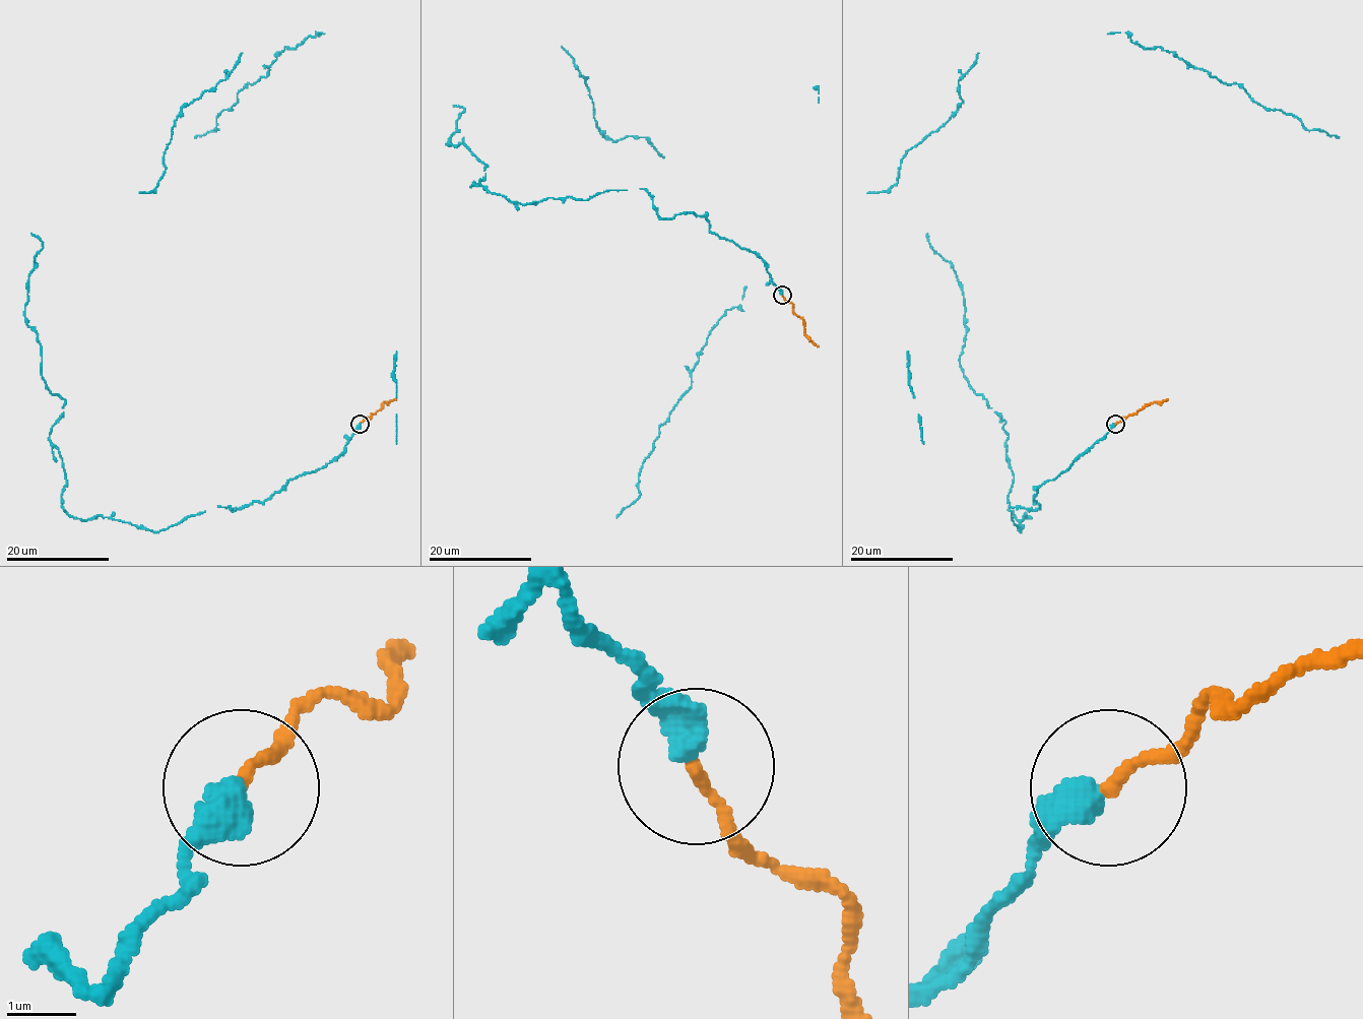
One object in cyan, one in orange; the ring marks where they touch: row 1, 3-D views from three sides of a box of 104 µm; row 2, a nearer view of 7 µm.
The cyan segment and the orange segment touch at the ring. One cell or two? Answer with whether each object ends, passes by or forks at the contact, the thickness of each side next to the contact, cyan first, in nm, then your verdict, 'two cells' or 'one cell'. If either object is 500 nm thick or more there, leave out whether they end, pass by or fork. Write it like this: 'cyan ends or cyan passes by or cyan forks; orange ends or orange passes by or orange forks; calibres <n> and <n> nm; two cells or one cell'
cyan ends; orange ends; calibres 440 and 170 nm; one cell

